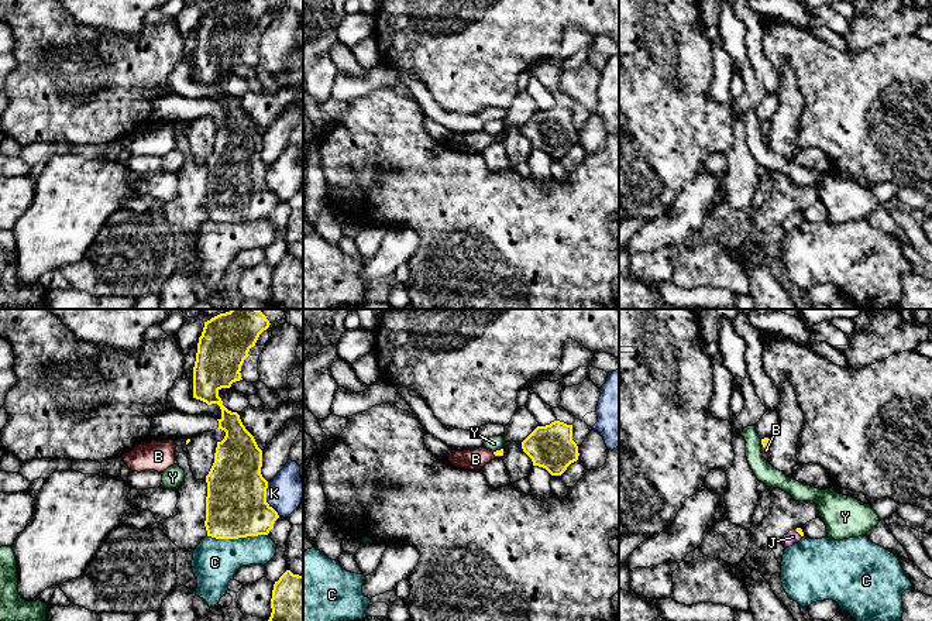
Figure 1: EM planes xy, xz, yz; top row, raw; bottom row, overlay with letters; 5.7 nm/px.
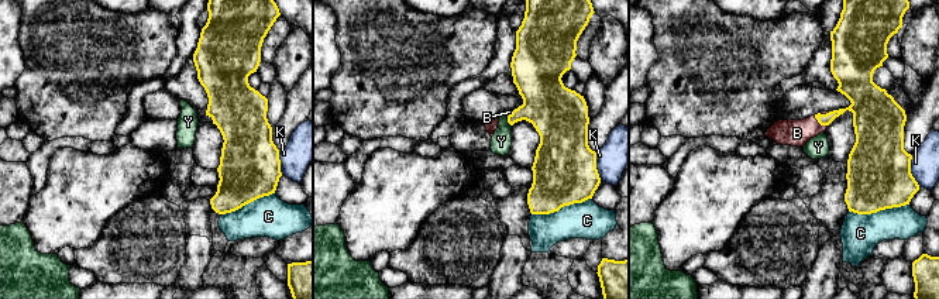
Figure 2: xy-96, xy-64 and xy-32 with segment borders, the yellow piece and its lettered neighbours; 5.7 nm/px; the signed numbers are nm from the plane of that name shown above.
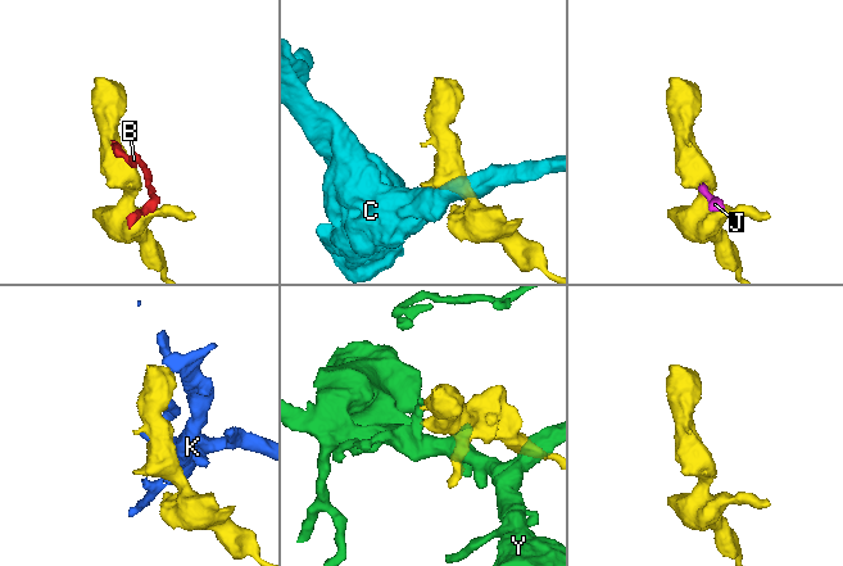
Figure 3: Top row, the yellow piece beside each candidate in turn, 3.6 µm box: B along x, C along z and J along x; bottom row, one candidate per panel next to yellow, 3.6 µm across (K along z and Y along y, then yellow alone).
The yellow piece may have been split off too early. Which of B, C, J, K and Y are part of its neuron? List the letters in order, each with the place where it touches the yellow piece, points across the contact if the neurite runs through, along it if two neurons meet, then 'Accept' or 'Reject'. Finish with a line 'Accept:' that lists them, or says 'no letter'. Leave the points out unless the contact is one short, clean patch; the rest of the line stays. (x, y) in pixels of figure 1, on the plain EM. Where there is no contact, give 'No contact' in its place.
B: Touches yellow at yz (766, 130). Path across: yz (766, 124), (766, 130), (766, 134). Accept
C: Touches yellow at xy (237, 222). Reject
J: Touches yellow at yz (798, 216). Path across: yz (798, 213), (798, 216), (793, 220). Accept
K: Touches yellow at xy (265, 182). Reject
Y: Touches yellow at xz (498, 134). Reject
Accept: B, J

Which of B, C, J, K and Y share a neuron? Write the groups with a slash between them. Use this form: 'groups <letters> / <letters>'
groups B J / C / K / Y

